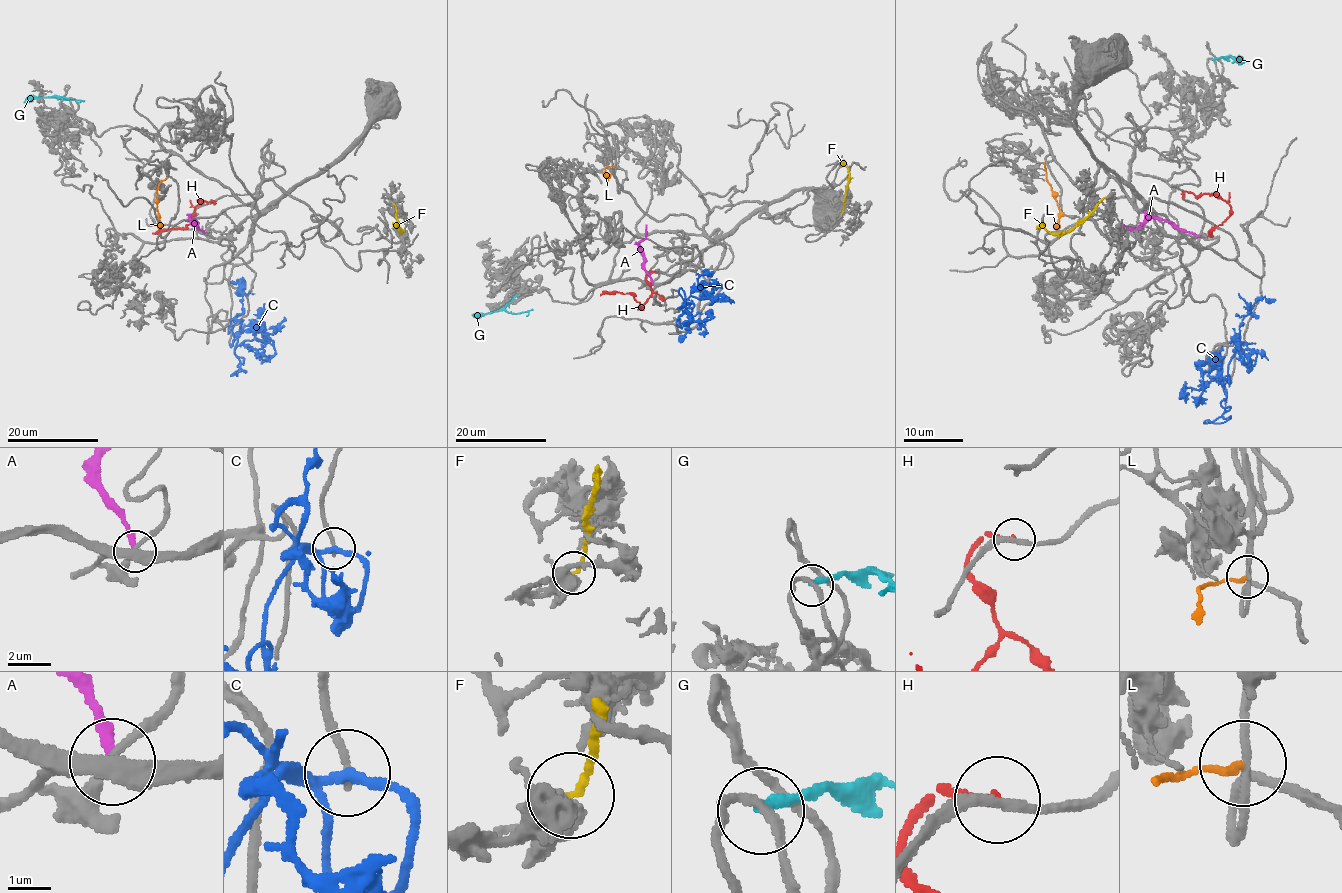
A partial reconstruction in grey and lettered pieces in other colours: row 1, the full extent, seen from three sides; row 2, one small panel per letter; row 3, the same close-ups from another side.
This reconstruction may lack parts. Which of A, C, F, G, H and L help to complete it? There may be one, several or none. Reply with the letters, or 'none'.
C

